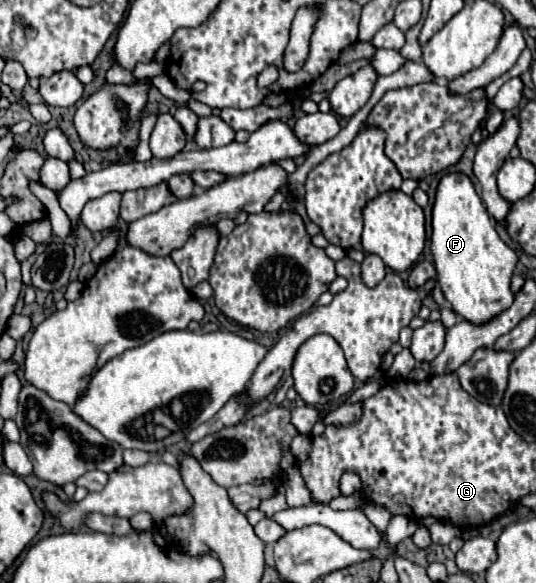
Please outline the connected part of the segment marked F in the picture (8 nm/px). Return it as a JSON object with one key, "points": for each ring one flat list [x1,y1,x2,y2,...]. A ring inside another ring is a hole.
{"points":[[447,174,439,182,431,226,431,252,437,268,437,282,453,312,463,320,481,326,511,308,515,300,515,294,511,292,511,276,519,262,519,254,499,238,467,176]]}

